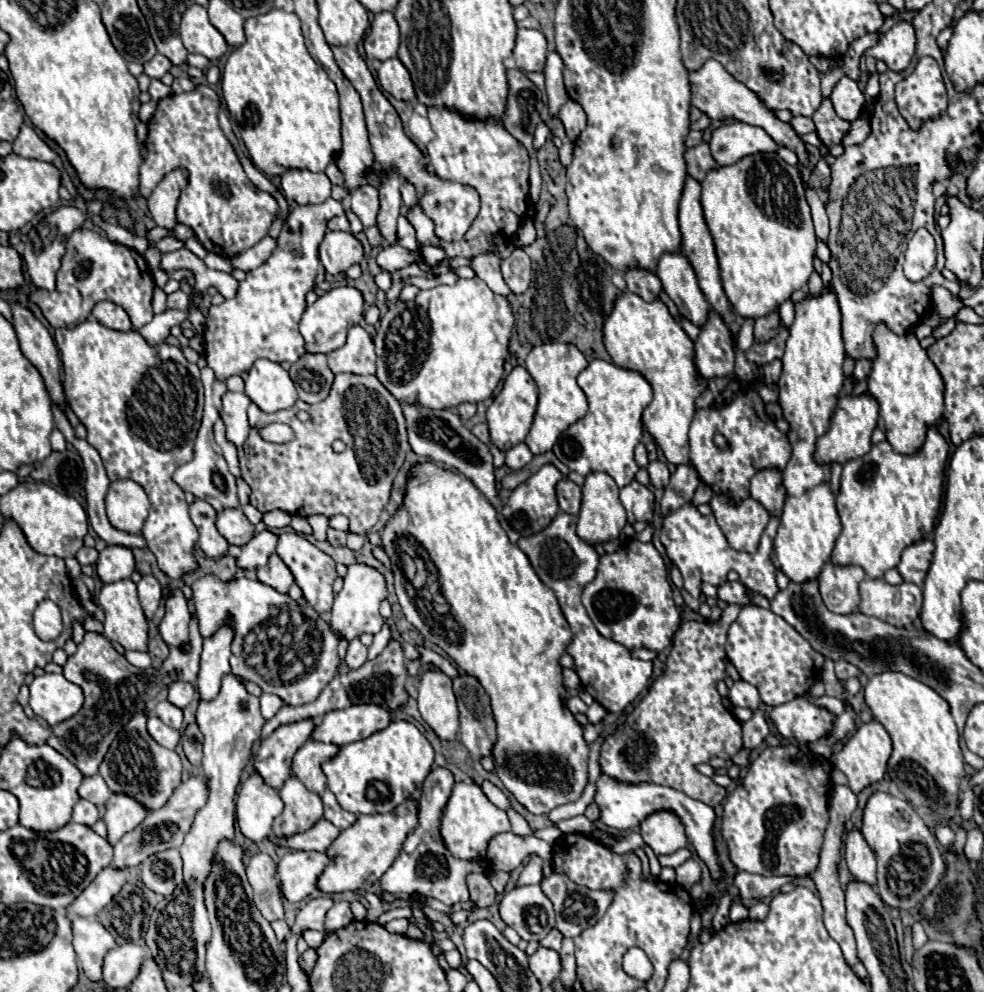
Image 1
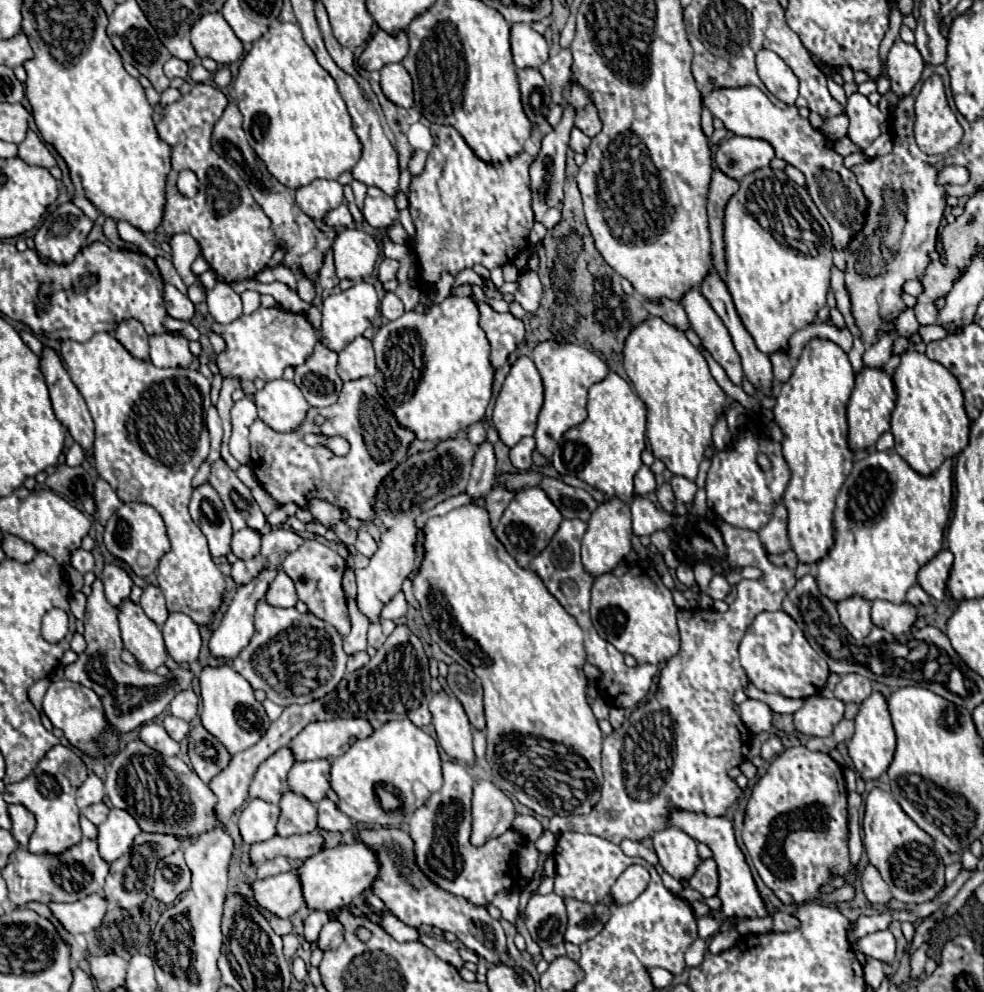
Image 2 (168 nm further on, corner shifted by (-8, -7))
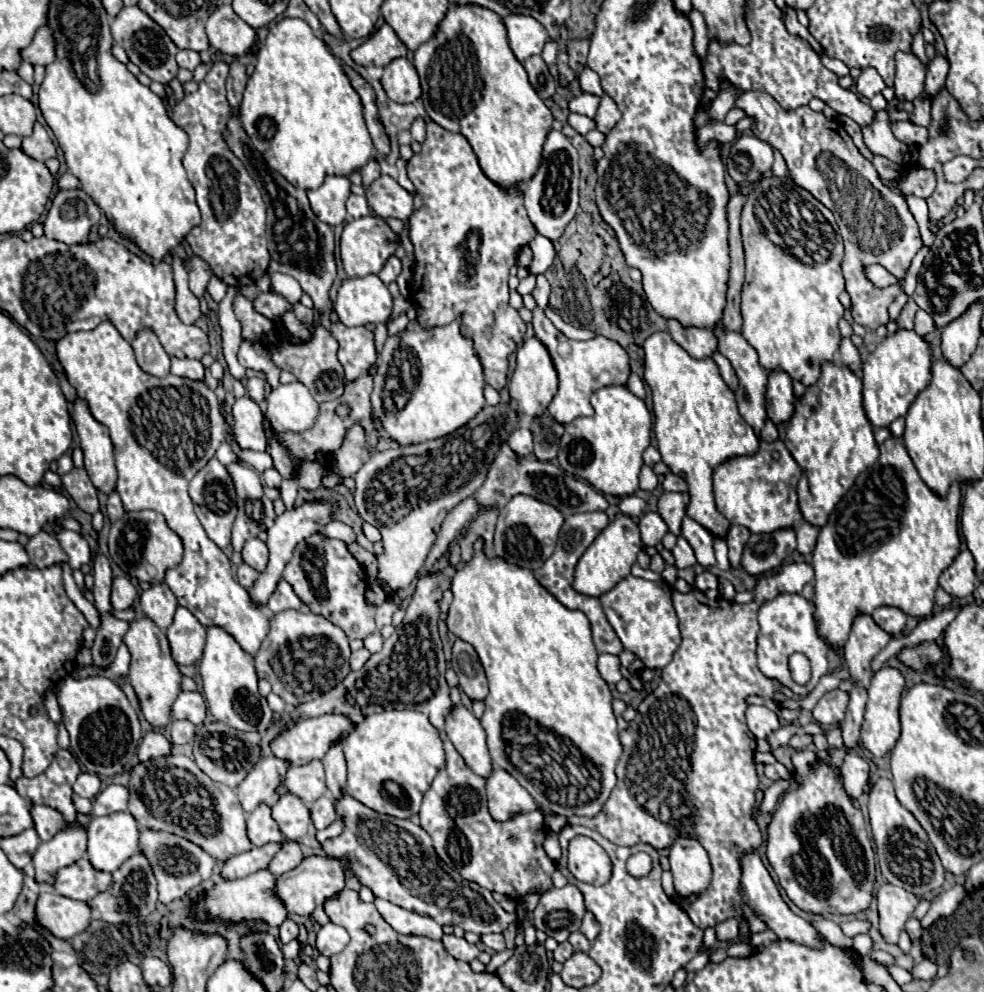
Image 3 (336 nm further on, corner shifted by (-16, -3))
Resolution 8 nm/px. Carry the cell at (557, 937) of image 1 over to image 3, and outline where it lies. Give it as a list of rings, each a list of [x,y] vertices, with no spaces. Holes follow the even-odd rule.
[[[564,941],[564,943],[558,943],[558,947],[554,949],[554,959],[556,959],[558,963],[564,963],[566,959],[572,957],[572,953],[574,953],[572,945],[570,945],[568,941]]]

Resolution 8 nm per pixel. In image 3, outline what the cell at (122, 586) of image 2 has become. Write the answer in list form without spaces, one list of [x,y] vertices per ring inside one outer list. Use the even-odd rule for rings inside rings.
[[[116,577],[114,583],[112,583],[112,595],[110,595],[110,601],[112,601],[112,607],[122,611],[122,609],[130,609],[132,603],[136,599],[136,589],[134,585],[130,583],[130,579],[126,577]]]

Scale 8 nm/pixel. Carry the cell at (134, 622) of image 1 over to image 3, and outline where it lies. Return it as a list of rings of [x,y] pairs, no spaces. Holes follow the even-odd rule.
[[[138,617],[136,621],[130,623],[128,633],[124,635],[124,643],[128,645],[128,651],[132,655],[128,677],[130,677],[130,685],[134,687],[136,695],[138,695],[142,715],[152,725],[152,729],[160,731],[170,723],[172,703],[178,697],[178,693],[182,691],[180,689],[182,673],[170,655],[166,633],[160,627],[156,627],[156,623],[152,623],[152,619]]]

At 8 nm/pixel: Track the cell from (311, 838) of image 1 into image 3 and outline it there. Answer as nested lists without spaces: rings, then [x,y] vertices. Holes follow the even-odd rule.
[[[268,843],[264,847],[254,847],[252,851],[234,855],[232,859],[228,859],[220,871],[222,879],[240,879],[240,877],[248,877],[260,869],[266,869],[270,859],[276,855],[276,847],[280,847],[278,843]]]

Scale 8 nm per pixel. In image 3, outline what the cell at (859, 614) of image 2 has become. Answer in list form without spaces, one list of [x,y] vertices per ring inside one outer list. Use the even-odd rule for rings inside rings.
[[[858,615],[854,619],[850,637],[844,645],[844,665],[848,667],[854,685],[868,689],[874,675],[870,663],[888,641],[890,635],[882,631],[870,615]]]

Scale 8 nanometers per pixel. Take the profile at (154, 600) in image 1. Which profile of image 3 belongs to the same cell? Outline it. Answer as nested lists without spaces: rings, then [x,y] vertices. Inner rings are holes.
[[[166,583],[152,585],[140,595],[140,609],[146,617],[150,617],[160,629],[166,629],[172,623],[176,611],[176,597],[168,589]]]

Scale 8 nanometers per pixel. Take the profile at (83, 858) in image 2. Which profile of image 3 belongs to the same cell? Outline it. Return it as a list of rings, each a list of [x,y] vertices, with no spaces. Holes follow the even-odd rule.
[[[80,859],[72,867],[64,867],[58,871],[54,891],[70,899],[88,901],[96,897],[100,891],[108,889],[110,883],[112,883],[110,873],[96,871],[88,863],[88,859]]]

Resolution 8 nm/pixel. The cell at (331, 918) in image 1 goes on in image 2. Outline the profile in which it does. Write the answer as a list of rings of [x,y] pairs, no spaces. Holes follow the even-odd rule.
[[[332,919],[322,927],[322,933],[320,933],[320,939],[316,945],[322,951],[326,951],[326,949],[336,949],[342,941],[344,941],[344,925],[340,921]]]

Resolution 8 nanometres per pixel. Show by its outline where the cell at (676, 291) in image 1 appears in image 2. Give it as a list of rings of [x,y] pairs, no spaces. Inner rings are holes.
[[[696,287],[688,289],[684,297],[680,299],[680,303],[690,319],[690,327],[698,333],[702,345],[722,365],[722,369],[728,373],[732,383],[740,385],[744,377],[740,367],[740,357],[736,355],[728,329],[724,327],[716,311],[710,307],[710,303],[704,299],[704,295]]]

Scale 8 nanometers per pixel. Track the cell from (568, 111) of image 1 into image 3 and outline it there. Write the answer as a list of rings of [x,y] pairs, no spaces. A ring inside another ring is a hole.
[[[604,95],[602,103],[598,107],[598,113],[594,117],[596,123],[598,123],[598,131],[602,131],[602,133],[608,135],[614,129],[614,125],[620,121],[620,117],[622,117],[622,113],[620,113],[618,105],[614,103],[614,99],[608,97],[608,95]]]

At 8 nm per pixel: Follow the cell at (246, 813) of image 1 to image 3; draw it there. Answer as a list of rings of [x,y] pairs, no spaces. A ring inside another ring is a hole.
[[[260,805],[256,807],[248,819],[248,837],[256,847],[262,847],[266,843],[280,843],[284,835],[280,835],[280,829],[276,827],[276,821],[270,815],[270,807],[268,805]]]

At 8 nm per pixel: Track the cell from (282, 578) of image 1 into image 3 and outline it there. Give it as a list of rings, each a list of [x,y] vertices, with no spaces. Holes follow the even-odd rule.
[[[278,581],[278,587],[274,589],[274,593],[270,595],[266,607],[272,613],[280,613],[286,609],[300,609],[302,601],[296,597],[296,593],[292,591],[292,587],[286,581]]]

